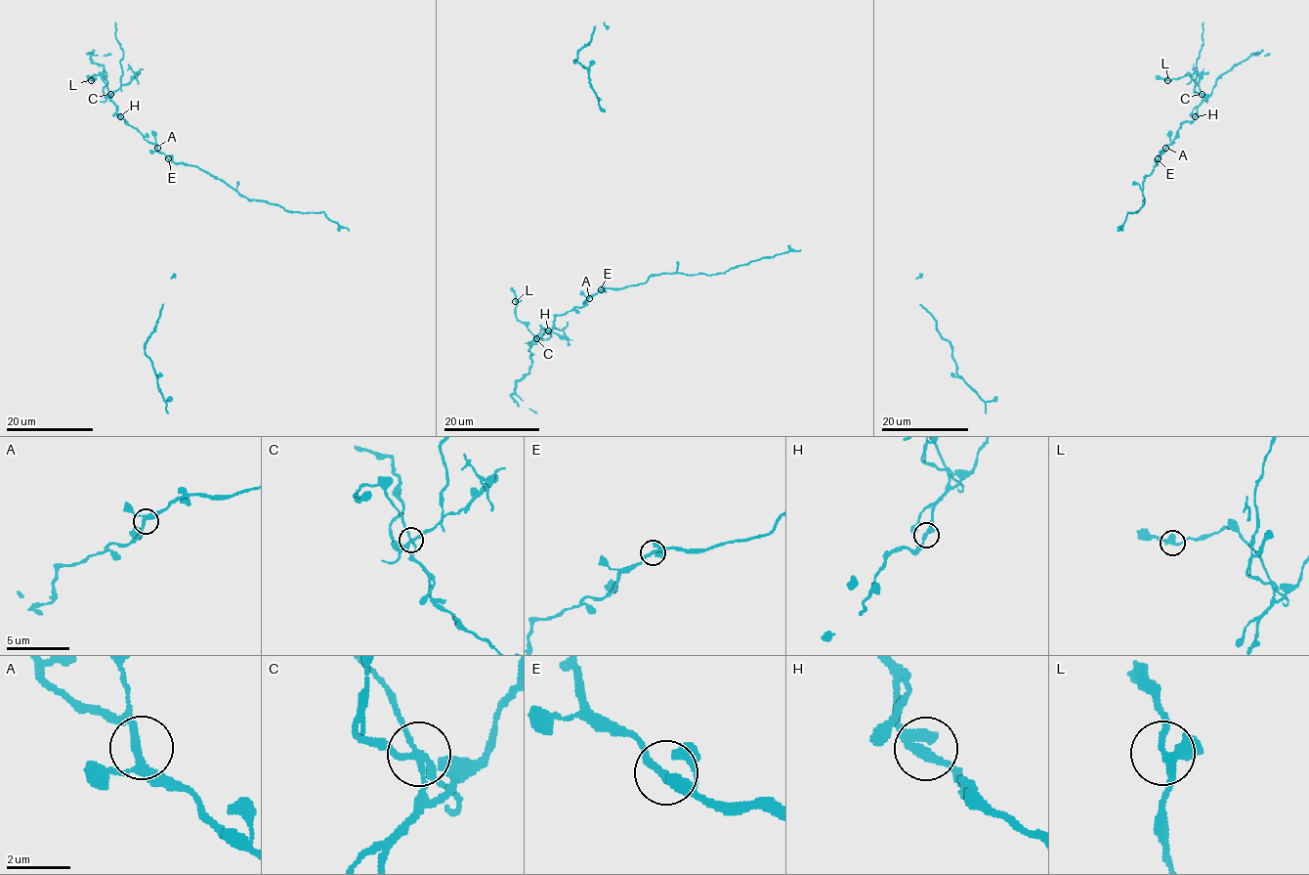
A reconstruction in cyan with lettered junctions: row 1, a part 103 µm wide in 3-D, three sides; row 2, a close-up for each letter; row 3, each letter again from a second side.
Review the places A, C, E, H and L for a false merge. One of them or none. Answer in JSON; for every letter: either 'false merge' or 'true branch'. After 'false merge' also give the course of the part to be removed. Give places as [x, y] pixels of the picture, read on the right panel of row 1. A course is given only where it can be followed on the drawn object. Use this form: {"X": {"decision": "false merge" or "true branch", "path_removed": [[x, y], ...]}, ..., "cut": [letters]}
{"A": {"decision": "true branch"}, "C": {"decision": "false merge", "path_removed": [[1203, 94], [1194, 90], [1196, 61], [1203, 42], [1203, 21]]}, "E": {"decision": "true branch"}, "H": {"decision": "true branch"}, "L": {"decision": "true branch"}, "cut": ["C"]}

